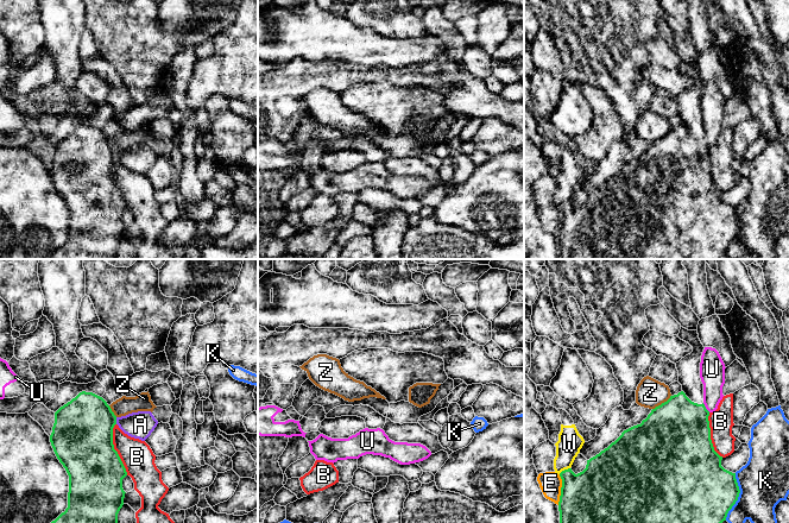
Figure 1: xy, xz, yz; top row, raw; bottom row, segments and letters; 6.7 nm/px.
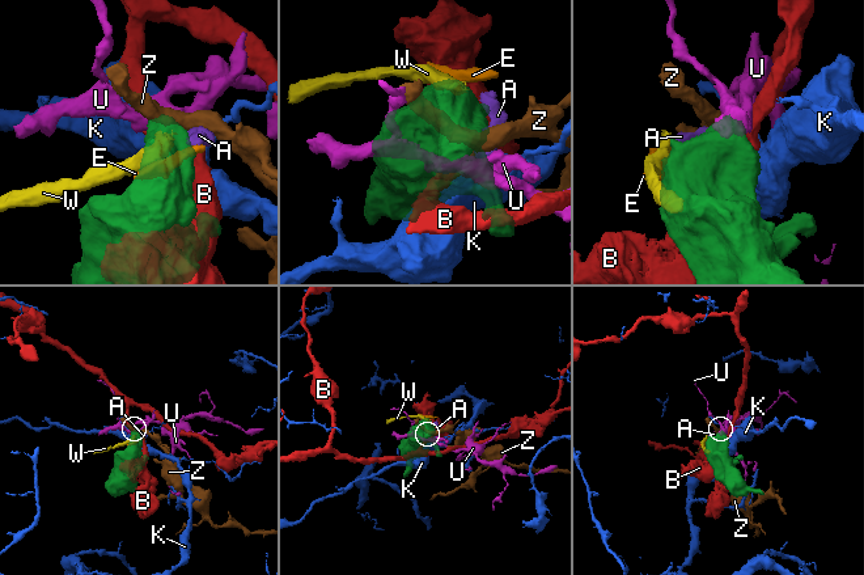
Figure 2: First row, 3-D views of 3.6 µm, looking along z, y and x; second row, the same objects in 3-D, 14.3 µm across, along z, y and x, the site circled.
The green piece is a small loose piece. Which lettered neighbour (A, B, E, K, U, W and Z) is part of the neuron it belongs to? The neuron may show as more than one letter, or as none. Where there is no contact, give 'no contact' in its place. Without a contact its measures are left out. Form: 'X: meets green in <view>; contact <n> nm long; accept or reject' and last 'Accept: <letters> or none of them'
A: meets green in xy; contact 50 nm long; reject
B: meets green in xy; contact 360 nm long; reject
E: meets green in yz; contact 200 nm long; reject
K: meets green in yz; contact 320 nm long; reject
U: meets green in yz; contact 80 nm long; reject
W: meets green in yz; contact 90 nm long; reject
Z: meets green in yz; contact 160 nm long; reject
Accept: none of them

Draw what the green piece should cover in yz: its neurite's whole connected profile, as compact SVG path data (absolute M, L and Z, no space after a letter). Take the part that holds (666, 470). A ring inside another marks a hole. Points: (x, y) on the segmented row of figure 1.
M681 327L677 336L693 347L693 352L690 354L676 363L678 383L682 385L682 391L677 395L670 396L667 402L652 409L640 424L624 430L621 435L607 448L587 460L586 468L582 472L575 474L572 468L568 468L560 473L562 479L558 502L560 523L722 523L726 521L728 511L738 500L740 490L736 479L736 473L732 473L721 466L722 456L714 450L711 440L711 428L708 421L709 411L703 404L703 384L700 378L700 363L705 347L699 339L698 329L688 330Z

